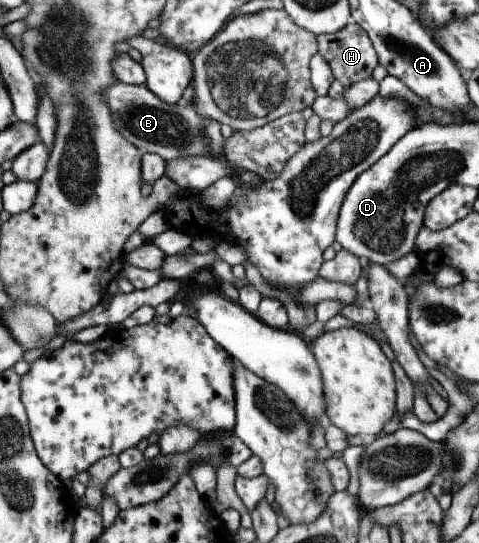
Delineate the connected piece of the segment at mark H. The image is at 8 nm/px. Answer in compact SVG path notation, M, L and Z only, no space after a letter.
M355 21L337 33L321 34L318 40L319 53L345 90L372 77L374 67L380 64L371 38Z

